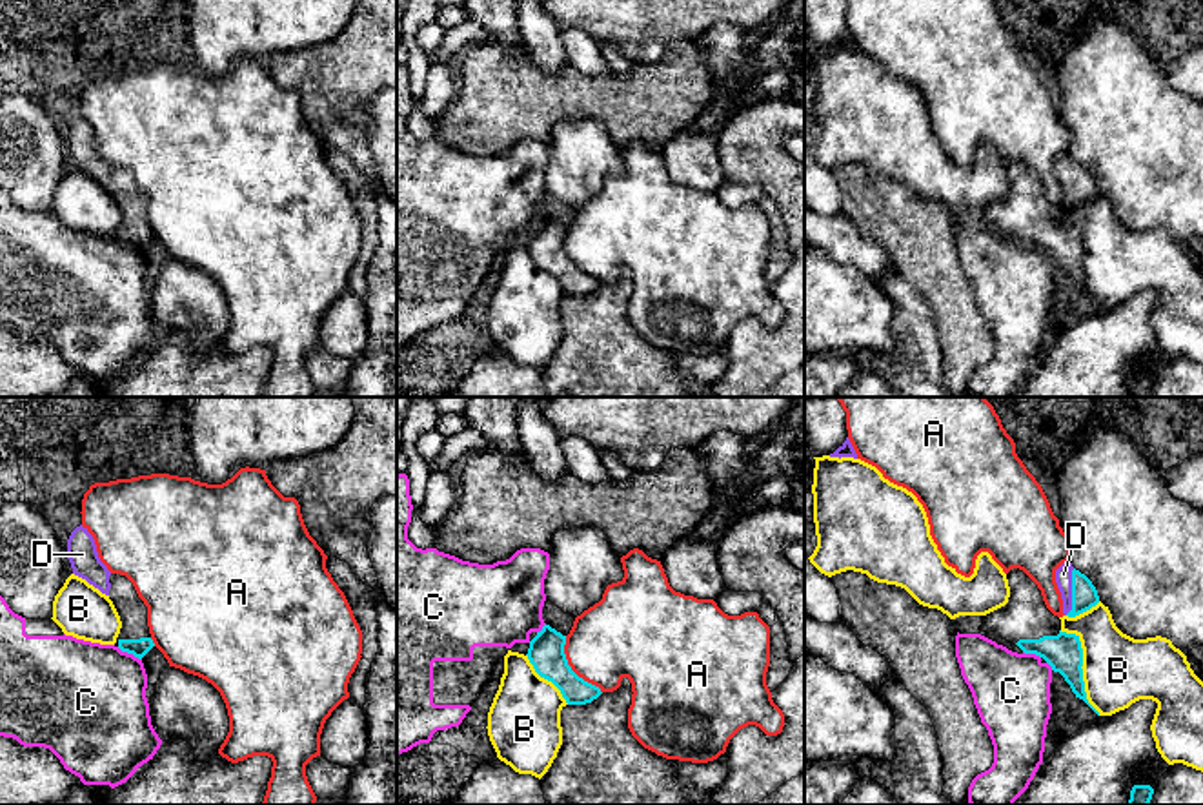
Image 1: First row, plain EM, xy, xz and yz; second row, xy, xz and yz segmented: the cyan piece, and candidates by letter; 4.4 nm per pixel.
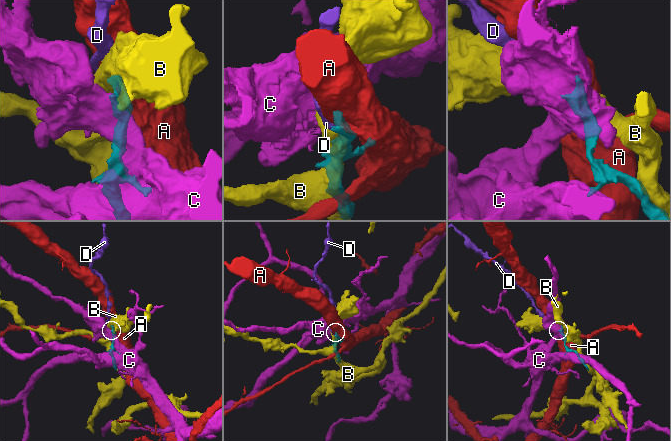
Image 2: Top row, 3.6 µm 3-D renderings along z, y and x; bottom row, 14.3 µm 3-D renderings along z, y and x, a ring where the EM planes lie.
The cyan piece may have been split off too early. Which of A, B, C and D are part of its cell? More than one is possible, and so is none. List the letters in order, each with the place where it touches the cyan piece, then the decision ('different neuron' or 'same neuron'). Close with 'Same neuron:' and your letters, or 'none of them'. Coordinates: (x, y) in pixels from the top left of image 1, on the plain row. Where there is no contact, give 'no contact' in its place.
A: contact xz (570, 261); different neuron
B: contact yz (1081, 257); different neuron
C: contact xy (130, 244); different neuron
D: contact yz (1072, 184); same neuron
Same neuron: D

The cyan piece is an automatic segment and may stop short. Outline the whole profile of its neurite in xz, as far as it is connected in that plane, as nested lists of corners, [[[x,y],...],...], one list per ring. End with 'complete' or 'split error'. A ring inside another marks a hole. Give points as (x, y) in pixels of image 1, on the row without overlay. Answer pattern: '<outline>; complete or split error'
[[[544,217],[530,233],[528,251],[535,264],[551,273],[562,286],[568,297],[586,297],[597,291],[602,284],[599,279],[579,270],[568,257],[564,246],[566,228]]]; complete

